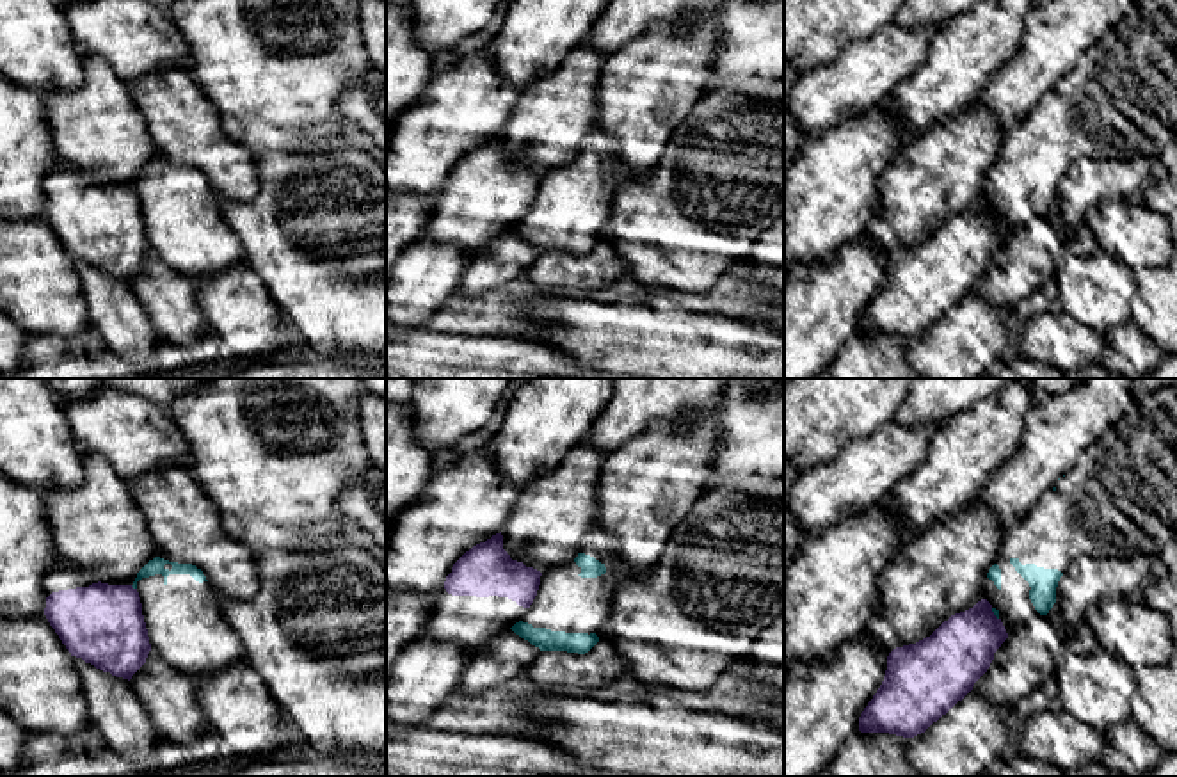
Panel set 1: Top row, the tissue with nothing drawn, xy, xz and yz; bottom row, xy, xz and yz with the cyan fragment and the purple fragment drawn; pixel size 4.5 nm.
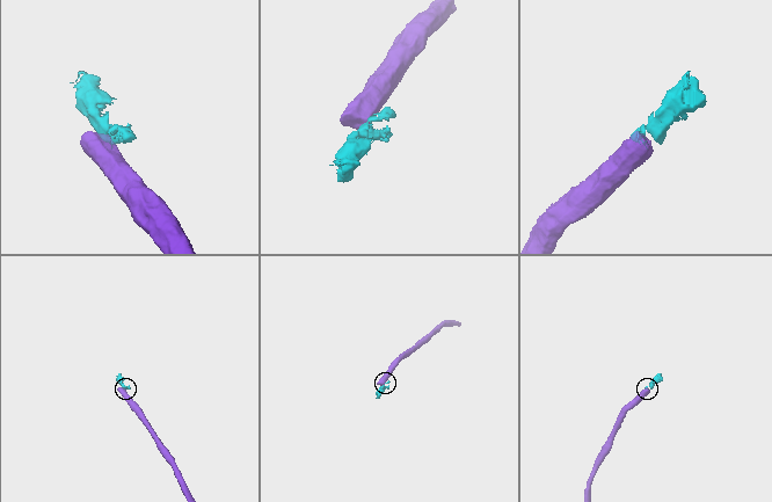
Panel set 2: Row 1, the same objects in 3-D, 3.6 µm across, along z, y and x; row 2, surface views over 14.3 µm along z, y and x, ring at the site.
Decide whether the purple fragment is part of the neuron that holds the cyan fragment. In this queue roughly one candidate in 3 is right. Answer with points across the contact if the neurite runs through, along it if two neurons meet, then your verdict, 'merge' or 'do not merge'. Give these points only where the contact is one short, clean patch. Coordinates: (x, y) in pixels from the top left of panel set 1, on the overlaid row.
border xy (130, 585), (136, 589); do not merge

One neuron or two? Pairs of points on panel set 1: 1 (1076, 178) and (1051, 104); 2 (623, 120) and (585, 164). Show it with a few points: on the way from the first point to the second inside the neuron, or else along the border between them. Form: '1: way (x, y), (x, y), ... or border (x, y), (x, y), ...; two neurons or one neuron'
1: border (1081, 155), (1060, 180), (1055, 200); two neurons
2: border (596, 127), (616, 144), (617, 166), (623, 176); two neurons

